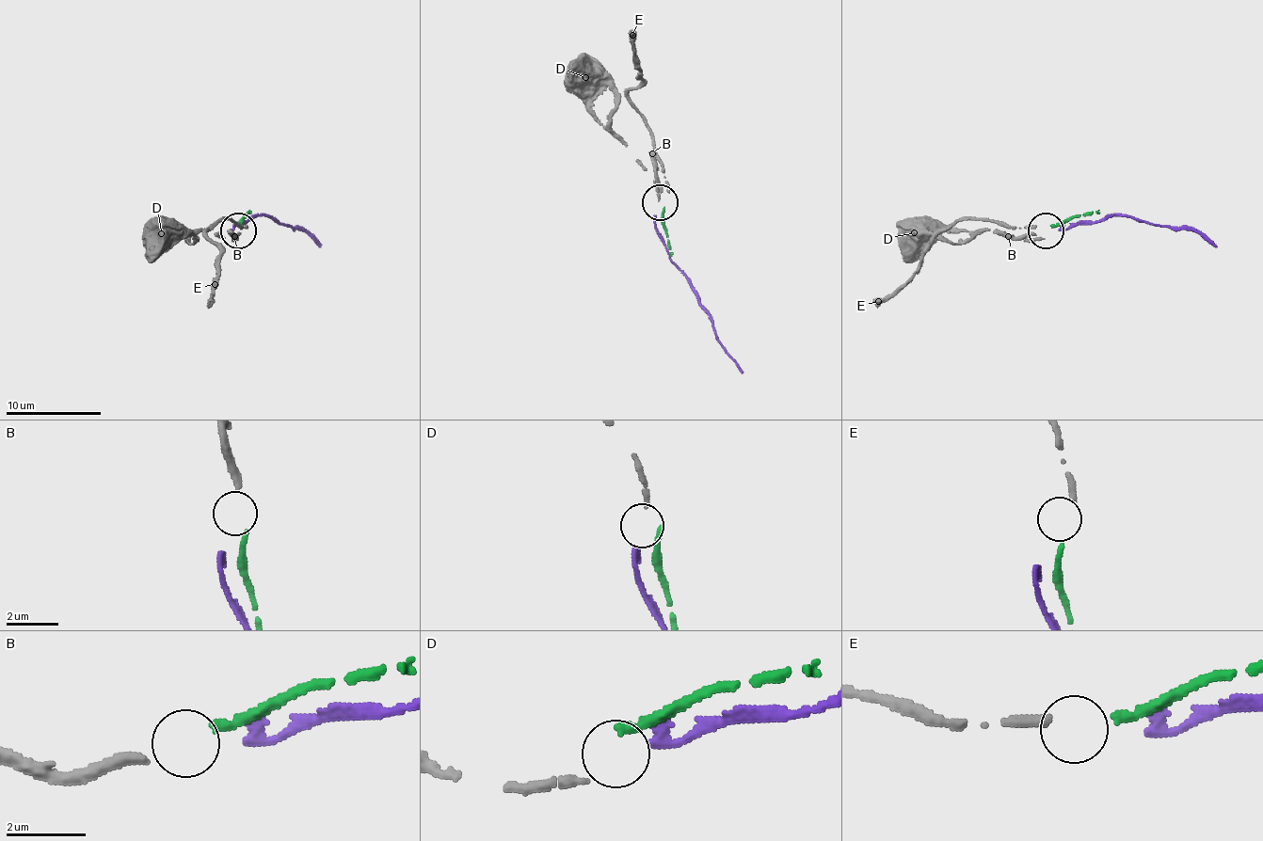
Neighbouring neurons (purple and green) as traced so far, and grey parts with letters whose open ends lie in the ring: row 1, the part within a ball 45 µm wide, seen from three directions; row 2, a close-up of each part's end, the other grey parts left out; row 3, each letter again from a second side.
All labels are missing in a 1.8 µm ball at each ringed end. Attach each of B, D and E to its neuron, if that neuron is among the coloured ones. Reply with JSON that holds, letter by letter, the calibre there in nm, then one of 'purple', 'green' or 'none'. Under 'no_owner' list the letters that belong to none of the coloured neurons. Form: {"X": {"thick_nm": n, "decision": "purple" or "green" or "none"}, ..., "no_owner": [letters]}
{"B": {"thick_nm": 280, "decision": "none"}, "D": {"thick_nm": 190, "decision": "none"}, "E": {"thick_nm": 280, "decision": "green"}, "no_owner": ["B", "D"]}

